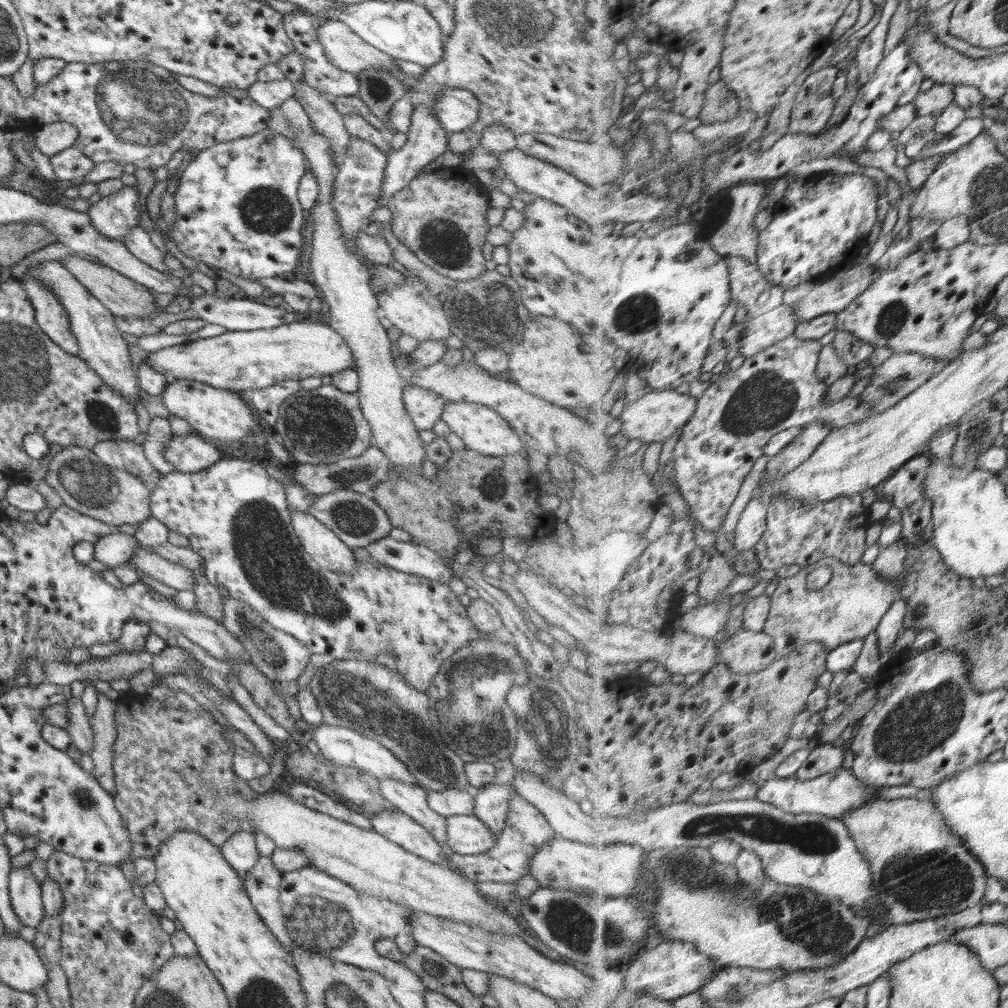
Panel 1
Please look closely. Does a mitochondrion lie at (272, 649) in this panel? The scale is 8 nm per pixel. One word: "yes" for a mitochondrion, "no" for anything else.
yes

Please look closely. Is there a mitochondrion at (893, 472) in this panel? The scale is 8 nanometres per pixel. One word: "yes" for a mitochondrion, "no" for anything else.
no

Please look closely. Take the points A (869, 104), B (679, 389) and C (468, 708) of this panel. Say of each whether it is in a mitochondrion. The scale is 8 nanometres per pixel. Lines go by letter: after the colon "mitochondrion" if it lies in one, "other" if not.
A: other
B: other
C: mitochondrion

